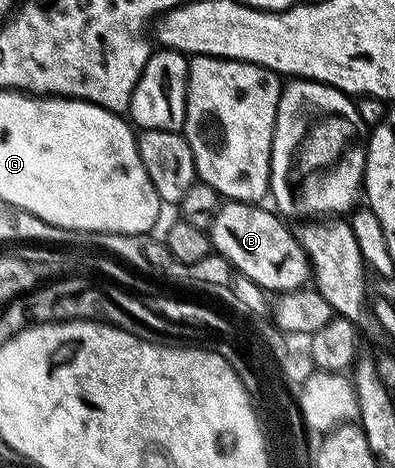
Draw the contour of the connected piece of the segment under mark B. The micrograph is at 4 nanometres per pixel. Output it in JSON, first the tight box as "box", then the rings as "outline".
{"box":[212,200,312,294],"outline":[[[225,200],[212,220],[212,248],[269,294],[293,293],[295,289],[303,289],[312,276],[306,251],[298,243],[295,232],[287,229],[284,226],[287,224],[271,208],[264,207],[260,203]]]}

